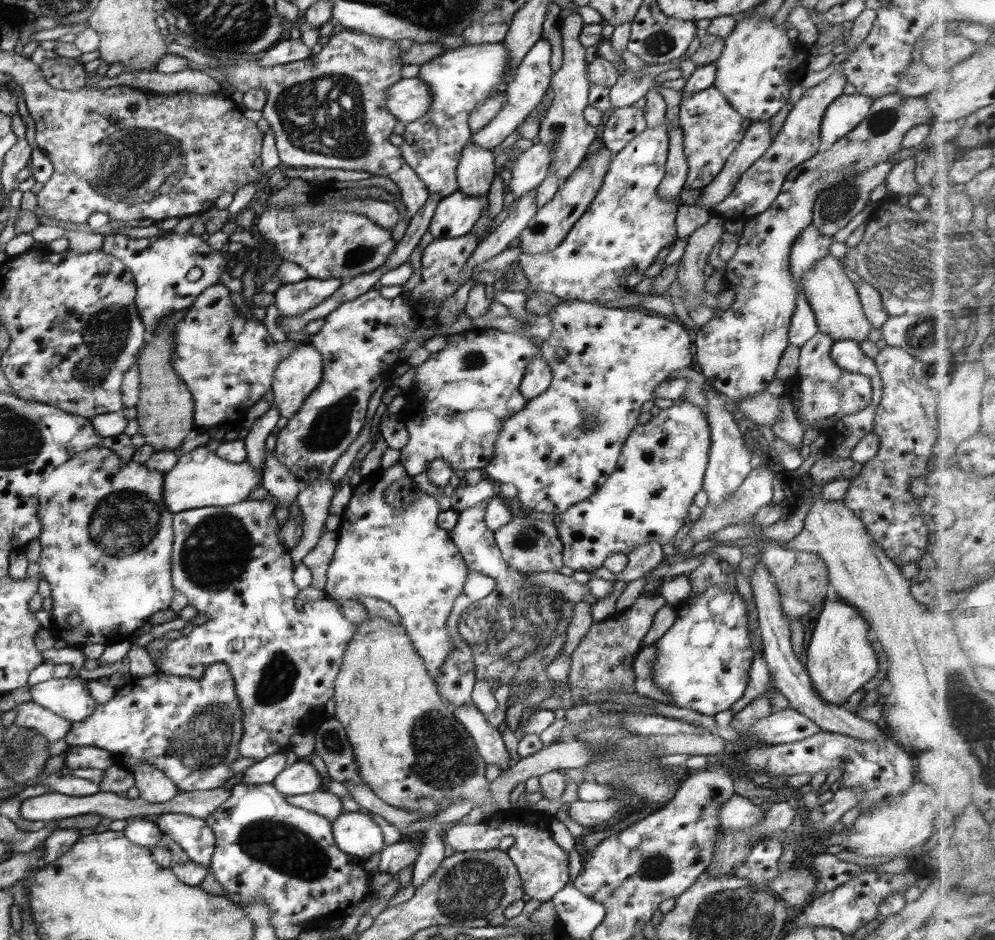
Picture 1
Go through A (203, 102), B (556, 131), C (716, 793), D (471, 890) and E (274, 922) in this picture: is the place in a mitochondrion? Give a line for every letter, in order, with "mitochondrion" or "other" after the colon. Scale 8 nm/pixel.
A: other
B: mitochondrion
C: other
D: mitochondrion
E: other

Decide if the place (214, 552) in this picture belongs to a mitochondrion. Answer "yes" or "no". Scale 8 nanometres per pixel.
yes

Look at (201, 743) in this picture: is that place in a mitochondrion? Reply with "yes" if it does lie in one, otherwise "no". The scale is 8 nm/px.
yes

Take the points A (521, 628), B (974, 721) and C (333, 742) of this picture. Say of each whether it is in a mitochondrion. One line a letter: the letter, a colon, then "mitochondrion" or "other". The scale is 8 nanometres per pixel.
A: mitochondrion
B: mitochondrion
C: mitochondrion

